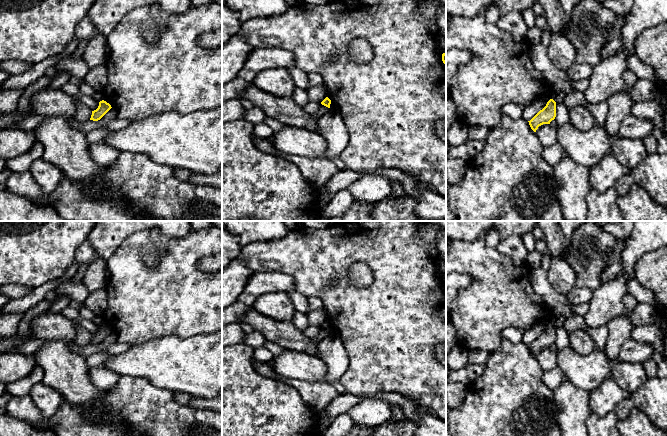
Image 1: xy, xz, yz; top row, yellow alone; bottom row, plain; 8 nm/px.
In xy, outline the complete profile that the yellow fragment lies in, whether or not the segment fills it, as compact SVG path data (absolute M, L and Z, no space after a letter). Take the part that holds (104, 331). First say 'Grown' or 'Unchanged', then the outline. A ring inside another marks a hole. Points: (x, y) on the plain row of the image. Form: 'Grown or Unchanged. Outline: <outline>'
Unchanged. Outline: M104 324L100 325L98 332L92 335L90 344L93 345L100 344L111 332L112 332L111 329L106 325Z

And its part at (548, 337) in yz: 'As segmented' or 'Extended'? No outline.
As segmented

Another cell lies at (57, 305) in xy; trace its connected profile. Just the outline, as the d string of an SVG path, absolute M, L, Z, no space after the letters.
M63 296L60 299L51 302L50 308L47 312L50 313L60 313L62 309L69 306L71 299L68 296Z

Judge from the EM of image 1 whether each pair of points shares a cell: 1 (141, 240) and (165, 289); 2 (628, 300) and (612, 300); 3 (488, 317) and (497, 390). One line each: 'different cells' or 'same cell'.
1: same cell
2: different cells
3: different cells

